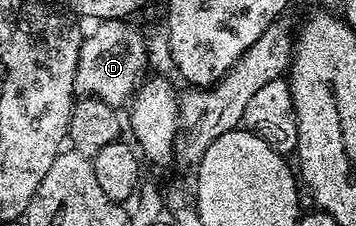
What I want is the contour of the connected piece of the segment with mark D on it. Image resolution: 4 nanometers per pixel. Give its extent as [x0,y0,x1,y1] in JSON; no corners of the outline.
[75,19,150,107]

